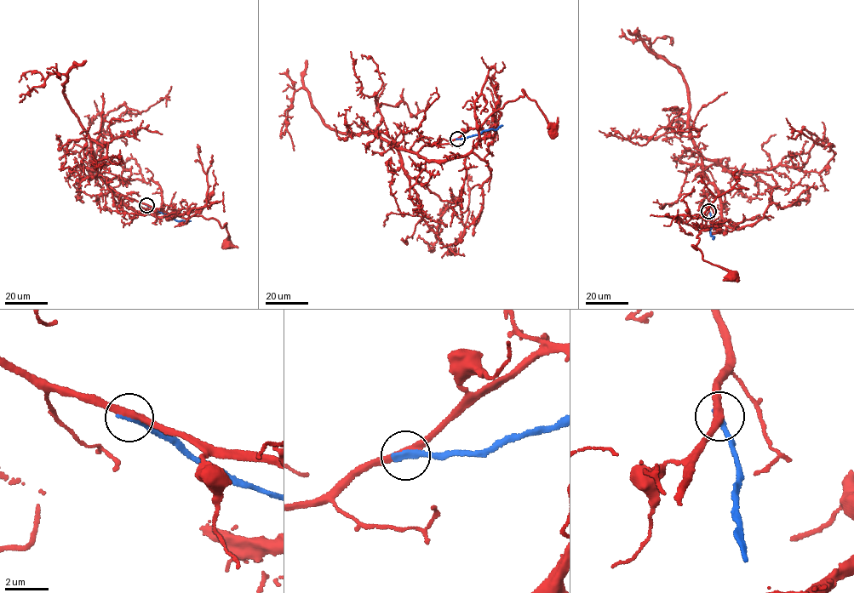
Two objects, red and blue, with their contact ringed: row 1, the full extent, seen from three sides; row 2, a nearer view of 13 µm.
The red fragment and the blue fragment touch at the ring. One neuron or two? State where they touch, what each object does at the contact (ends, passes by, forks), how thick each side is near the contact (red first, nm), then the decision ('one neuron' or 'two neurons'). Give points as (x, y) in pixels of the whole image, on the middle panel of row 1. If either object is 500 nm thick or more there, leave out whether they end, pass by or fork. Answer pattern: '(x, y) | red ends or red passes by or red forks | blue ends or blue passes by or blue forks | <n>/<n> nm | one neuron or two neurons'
(457, 139) | red passes by | blue ends | 320/280 nm | two neurons

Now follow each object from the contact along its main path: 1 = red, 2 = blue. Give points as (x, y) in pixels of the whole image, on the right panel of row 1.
1: (708, 211), (707, 224), (696, 237), (696, 249), (692, 246), (701, 252), (704, 260), (725, 268), (733, 276)
2: (708, 211), (713, 239)

